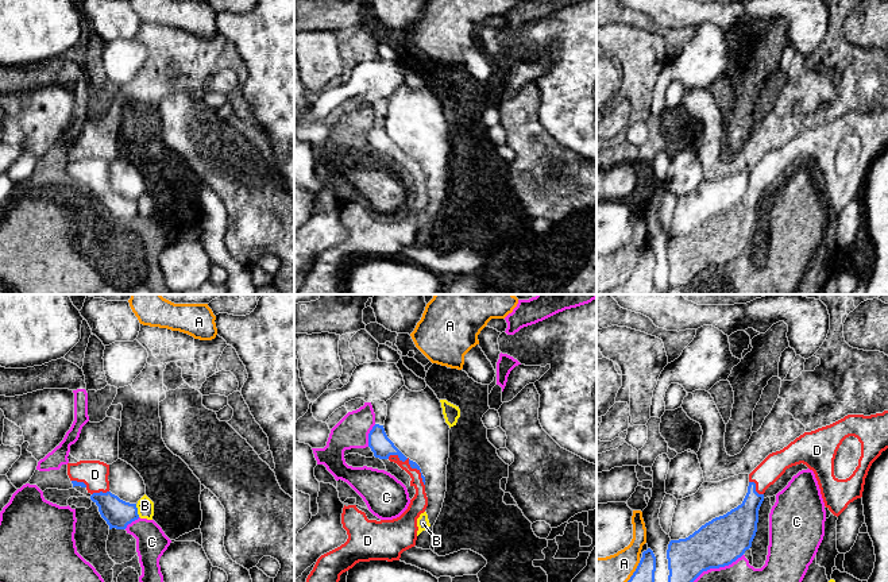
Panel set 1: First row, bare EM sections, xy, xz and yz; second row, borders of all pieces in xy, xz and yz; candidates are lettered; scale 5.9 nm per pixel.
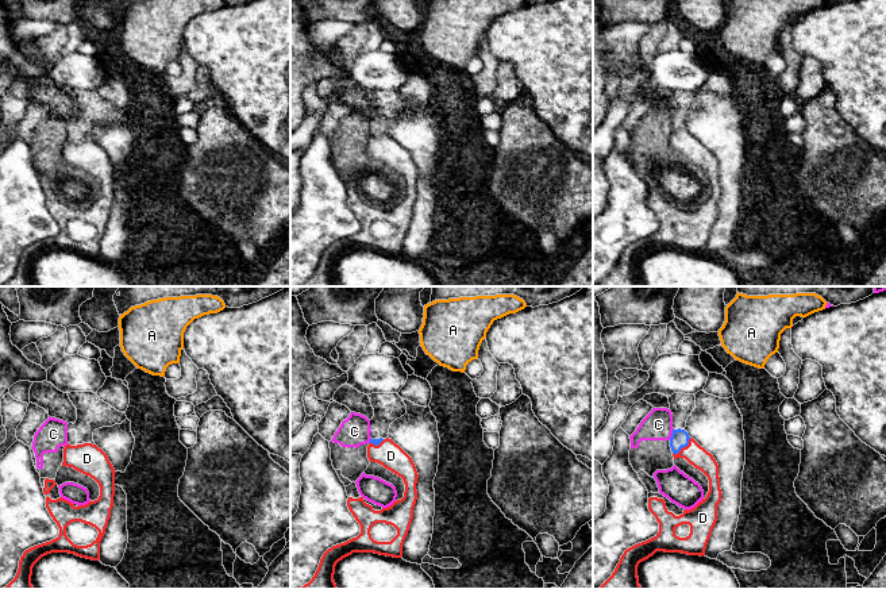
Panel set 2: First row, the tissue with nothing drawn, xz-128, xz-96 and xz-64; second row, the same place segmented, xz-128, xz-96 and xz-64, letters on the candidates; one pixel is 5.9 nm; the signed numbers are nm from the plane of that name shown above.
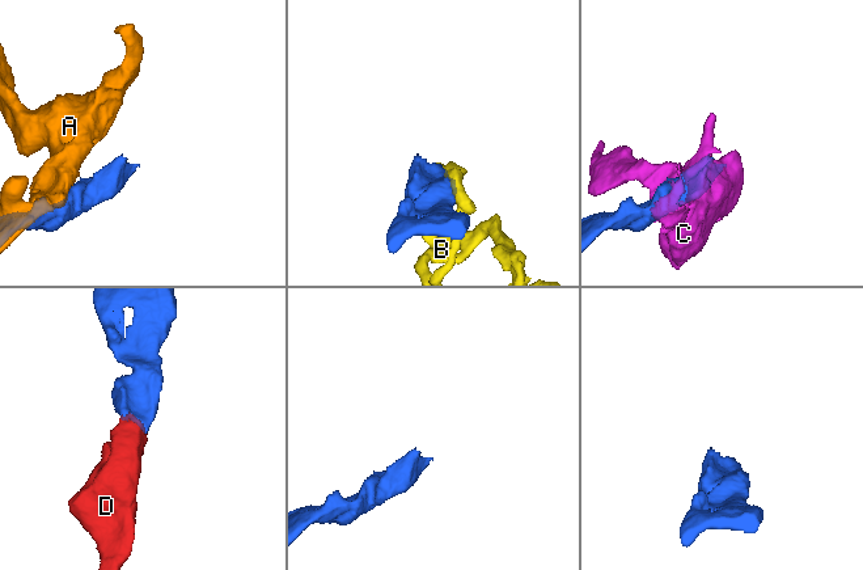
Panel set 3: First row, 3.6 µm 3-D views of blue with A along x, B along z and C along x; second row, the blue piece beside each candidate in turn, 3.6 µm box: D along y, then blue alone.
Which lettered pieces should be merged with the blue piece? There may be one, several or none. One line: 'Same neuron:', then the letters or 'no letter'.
Same neuron: D

